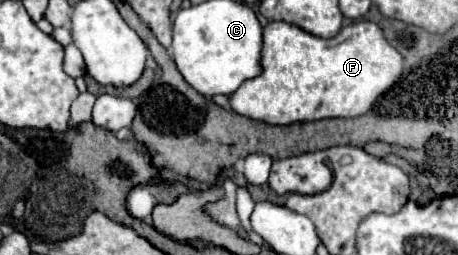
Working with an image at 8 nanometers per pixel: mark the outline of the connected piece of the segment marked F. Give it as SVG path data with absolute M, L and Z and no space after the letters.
M269 22L263 28L261 70L263 72L259 76L245 80L237 92L229 94L231 110L267 124L293 124L323 118L355 118L367 114L375 100L401 76L403 58L393 46L387 44L381 28L373 22L355 22L342 27L339 36L331 40L313 36L289 22Z

